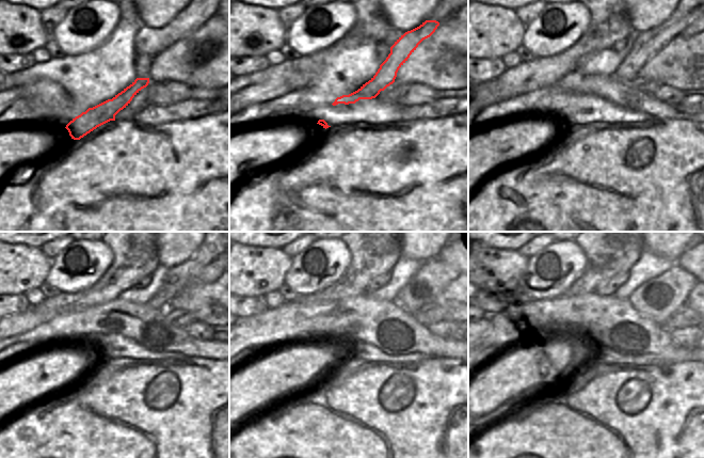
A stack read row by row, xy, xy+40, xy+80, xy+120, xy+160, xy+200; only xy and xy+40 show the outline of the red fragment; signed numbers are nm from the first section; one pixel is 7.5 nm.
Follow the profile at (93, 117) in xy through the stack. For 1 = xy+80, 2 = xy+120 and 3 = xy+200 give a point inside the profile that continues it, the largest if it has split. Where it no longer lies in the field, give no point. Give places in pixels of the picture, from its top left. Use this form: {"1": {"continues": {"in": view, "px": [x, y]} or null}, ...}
{"1": {"continues": {"in": "xy+80", "px": [646, 44]}}, "2": {"continues": {"in": "xy+120", "px": [177, 279]}}, "3": {"continues": {"in": "xy+200", "px": [685, 261]}}}

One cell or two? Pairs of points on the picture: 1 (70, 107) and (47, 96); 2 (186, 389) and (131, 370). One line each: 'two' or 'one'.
1: one
2: one

